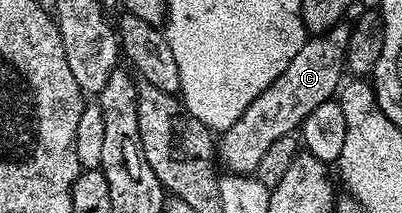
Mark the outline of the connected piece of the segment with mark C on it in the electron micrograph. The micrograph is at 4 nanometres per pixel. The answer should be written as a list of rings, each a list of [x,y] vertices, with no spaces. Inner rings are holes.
[[[342,23],[331,27],[323,35],[313,35],[306,39],[299,53],[295,55],[295,59],[291,59],[291,63],[287,63],[287,71],[283,71],[283,75],[279,75],[279,79],[275,79],[275,83],[267,86],[253,100],[251,107],[247,107],[247,111],[243,111],[243,115],[239,115],[239,119],[235,119],[235,123],[231,123],[231,127],[223,130],[216,142],[215,153],[220,160],[221,157],[225,160],[226,170],[232,171],[234,174],[256,174],[257,164],[263,159],[263,155],[267,155],[267,150],[271,148],[271,143],[275,143],[275,139],[283,139],[296,134],[315,107],[334,100],[335,94],[343,84],[341,73],[346,72],[345,49],[348,47],[350,30],[348,24]]]

